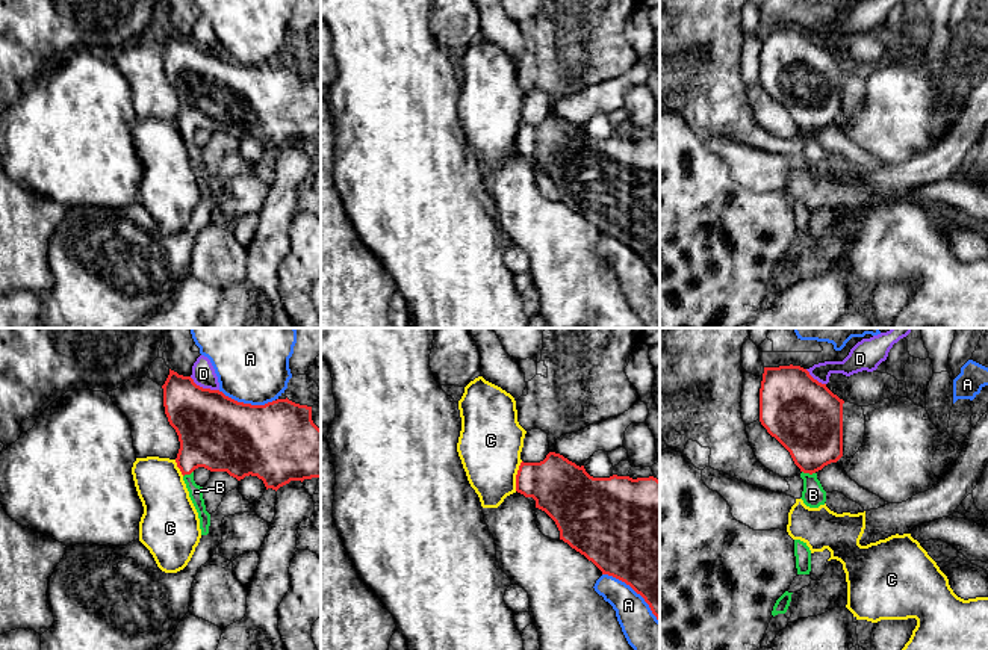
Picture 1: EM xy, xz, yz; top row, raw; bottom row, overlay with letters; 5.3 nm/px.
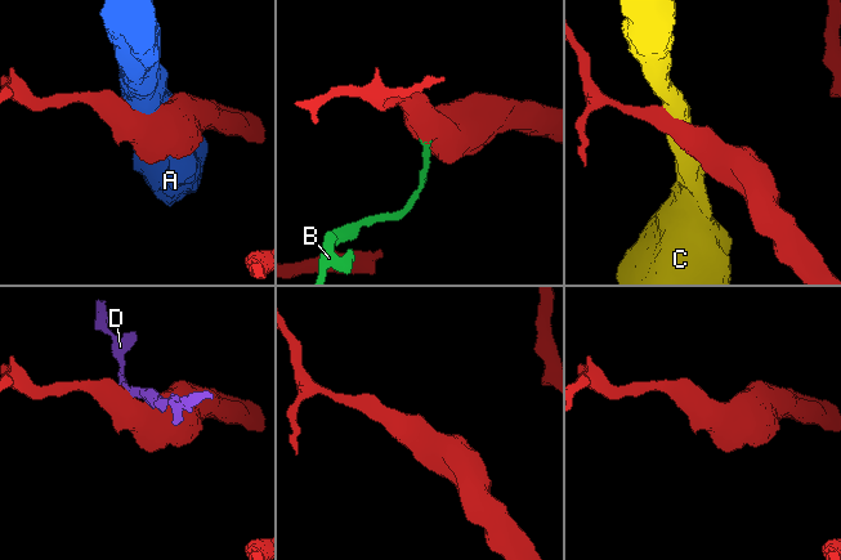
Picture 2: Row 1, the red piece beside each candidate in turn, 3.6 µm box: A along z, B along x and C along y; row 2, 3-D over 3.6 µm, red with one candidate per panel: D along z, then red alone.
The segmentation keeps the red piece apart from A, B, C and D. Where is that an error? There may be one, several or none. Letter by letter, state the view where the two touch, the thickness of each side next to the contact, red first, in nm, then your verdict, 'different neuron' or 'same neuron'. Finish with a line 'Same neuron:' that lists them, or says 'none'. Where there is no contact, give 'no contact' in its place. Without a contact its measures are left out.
A: xz | 480/200 nm | different neuron
B: yz | 360/120 nm | same neuron
C: xz | 300/340 nm | different neuron
D: xy | 400/130 nm | different neuron
Same neuron: B

